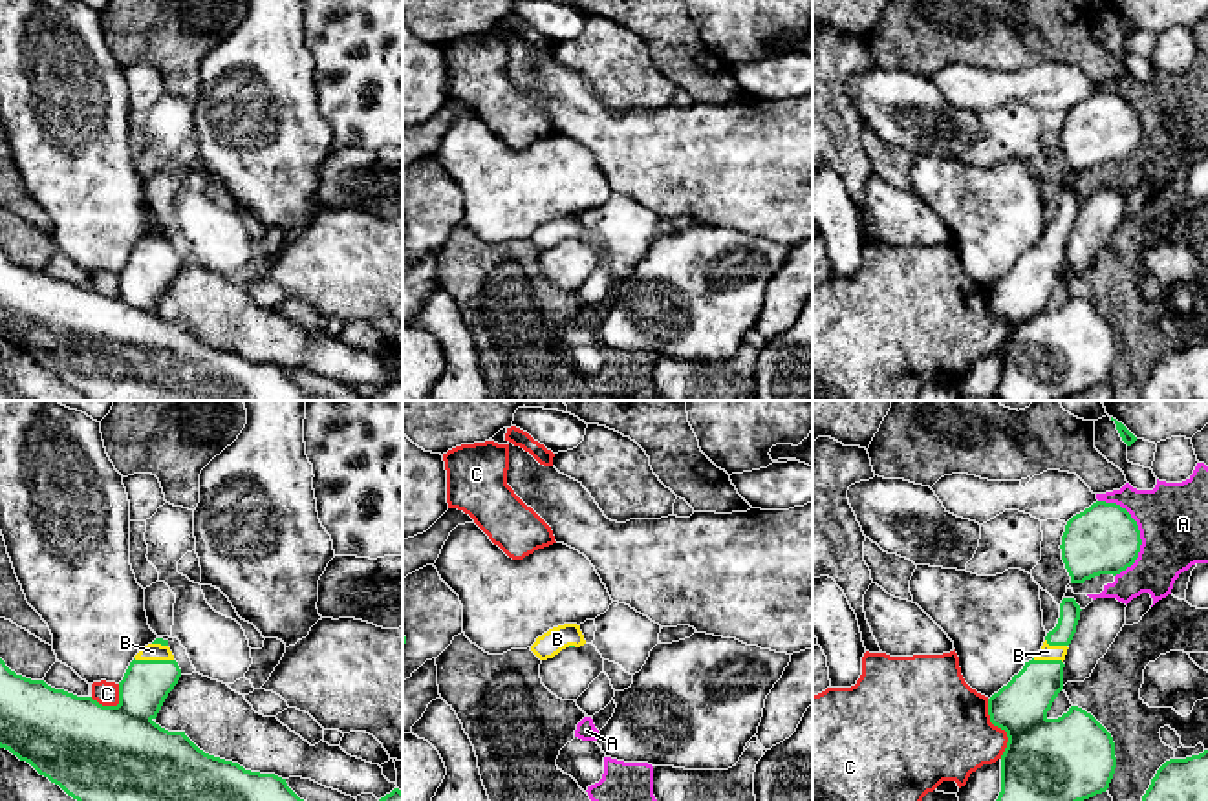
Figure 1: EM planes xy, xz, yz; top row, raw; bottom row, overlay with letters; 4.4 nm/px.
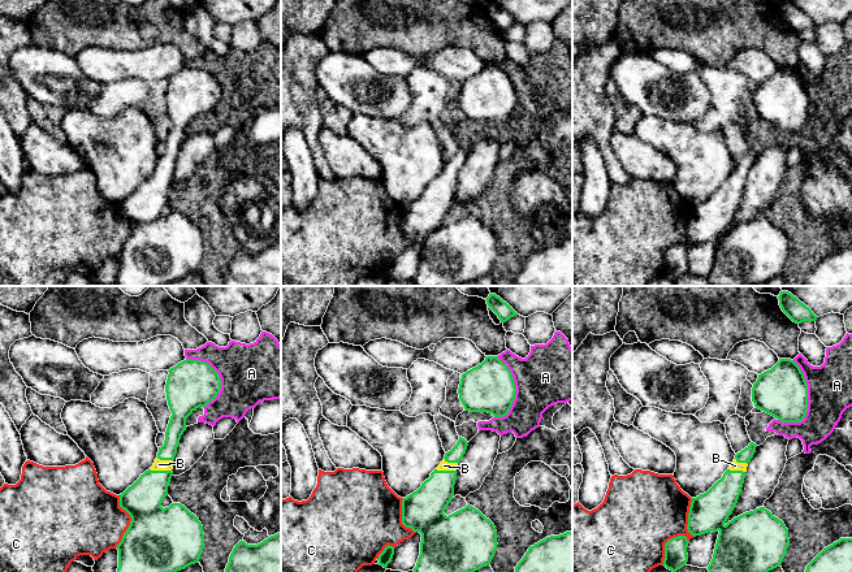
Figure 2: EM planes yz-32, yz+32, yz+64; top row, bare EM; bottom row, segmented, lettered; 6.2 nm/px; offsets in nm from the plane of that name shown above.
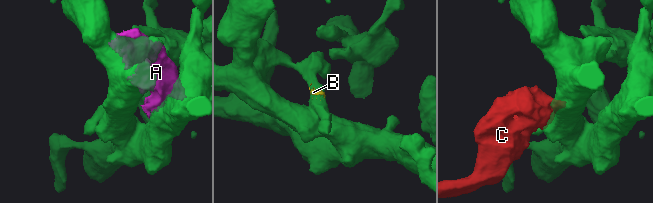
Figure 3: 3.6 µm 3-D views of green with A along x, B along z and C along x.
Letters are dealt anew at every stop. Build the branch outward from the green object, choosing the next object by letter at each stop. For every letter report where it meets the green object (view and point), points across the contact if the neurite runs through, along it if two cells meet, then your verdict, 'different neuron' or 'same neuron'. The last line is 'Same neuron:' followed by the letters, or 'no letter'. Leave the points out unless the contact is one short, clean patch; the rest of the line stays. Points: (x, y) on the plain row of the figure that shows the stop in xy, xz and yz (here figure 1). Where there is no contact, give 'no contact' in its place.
A: meets green in yz at (1139, 123); different neuron
B: meets green in xy at (154, 251); runs through xy (145, 277), (154, 262), (154, 251), (152, 242); same neuron
C: meets green in yz at (1000, 317); different neuron
Same neuron: B

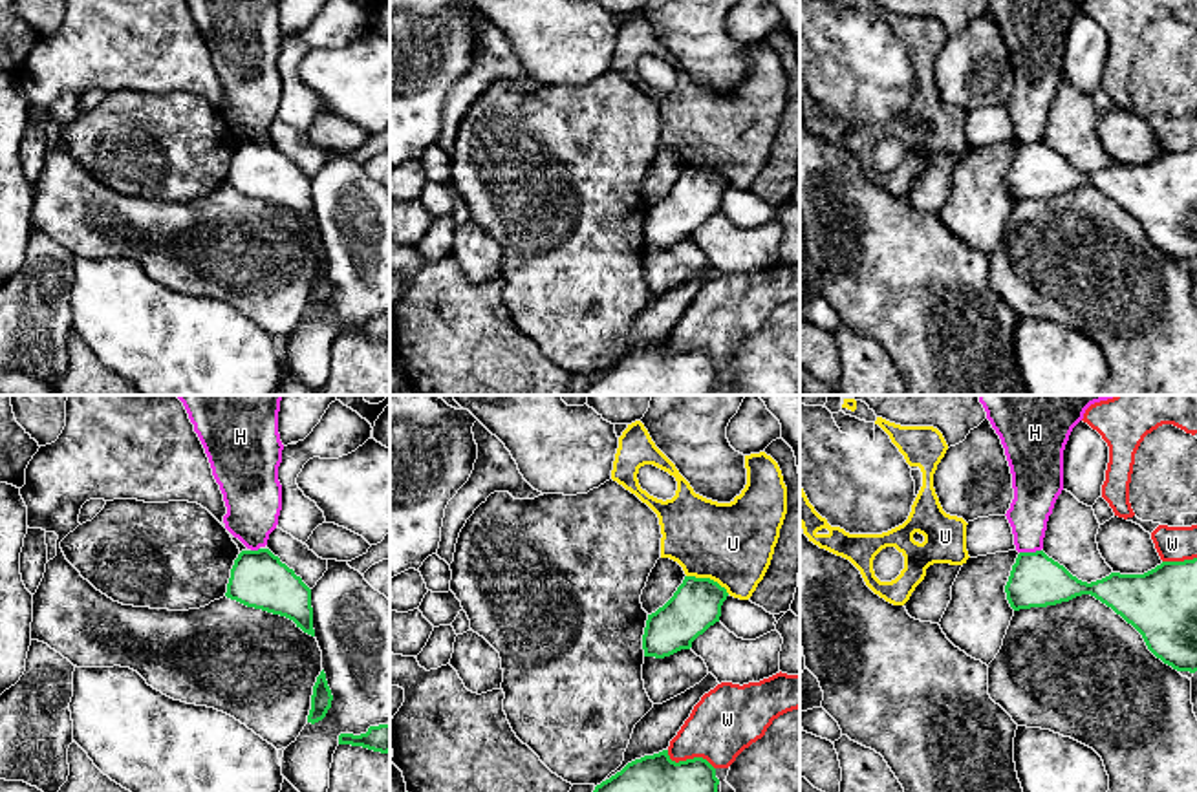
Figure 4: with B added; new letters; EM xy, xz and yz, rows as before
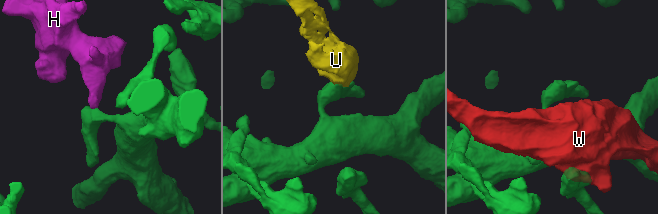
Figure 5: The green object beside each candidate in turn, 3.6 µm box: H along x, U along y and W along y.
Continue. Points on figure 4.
H: meets green in yz at (1029, 143); border along yz (1040, 139), (1020, 143); different neuron
U: meets green in xz at (709, 169); different neuron
W: meets green in xz at (689, 350); different neuron
Same neuron: no letter

